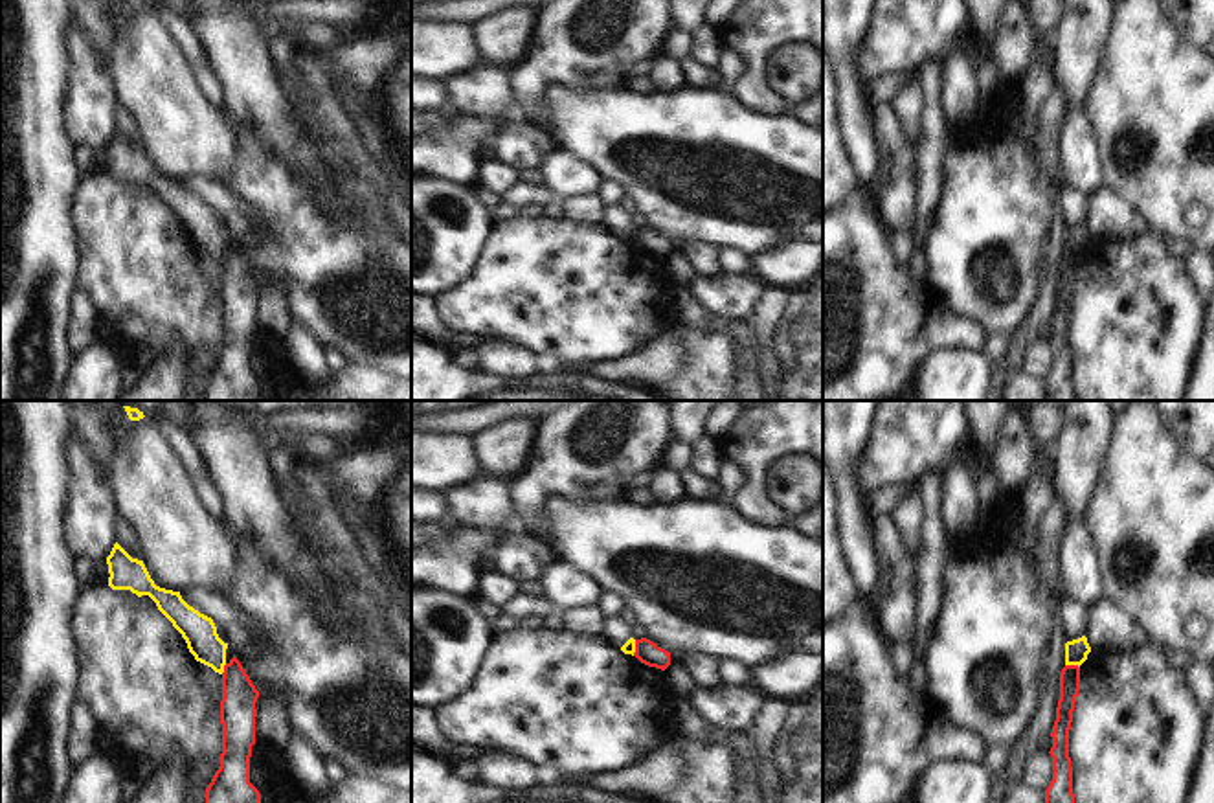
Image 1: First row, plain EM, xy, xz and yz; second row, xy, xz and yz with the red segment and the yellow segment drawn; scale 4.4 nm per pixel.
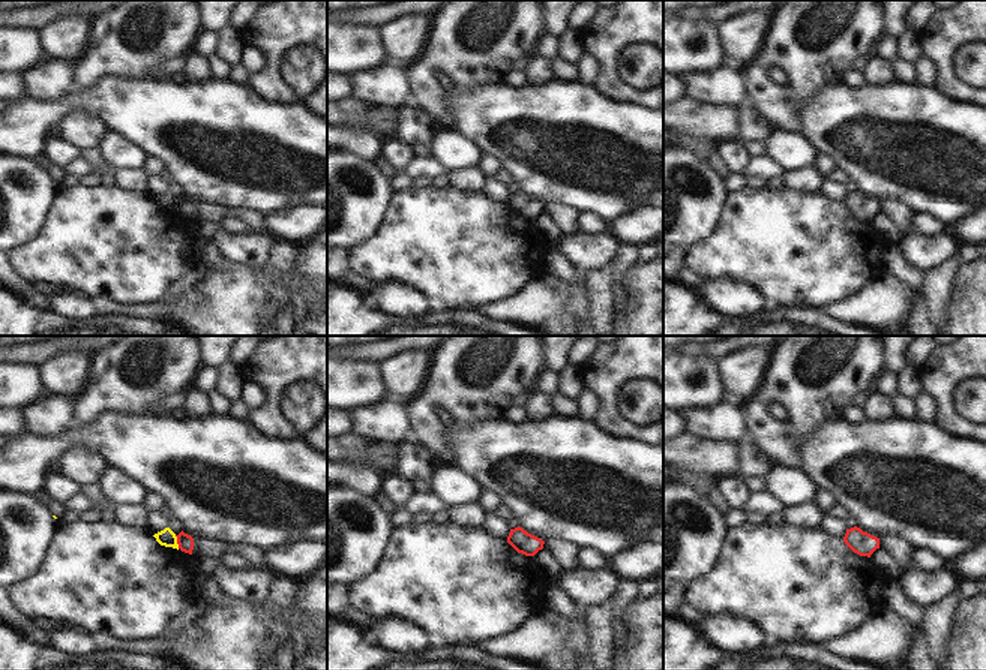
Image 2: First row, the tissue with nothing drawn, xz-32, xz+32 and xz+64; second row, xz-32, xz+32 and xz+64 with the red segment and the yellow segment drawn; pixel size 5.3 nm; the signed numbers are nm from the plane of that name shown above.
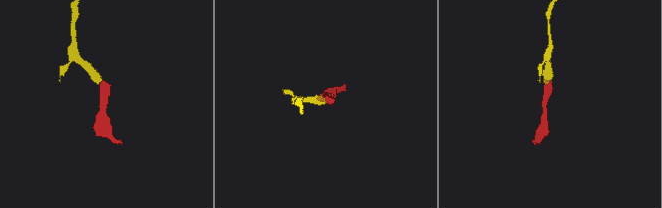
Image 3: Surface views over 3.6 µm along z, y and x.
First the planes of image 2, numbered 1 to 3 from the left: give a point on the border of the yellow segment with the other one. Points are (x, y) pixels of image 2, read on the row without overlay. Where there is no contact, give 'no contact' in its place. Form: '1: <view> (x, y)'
1: xz-32 (177, 206)
2: no contact
3: no contact

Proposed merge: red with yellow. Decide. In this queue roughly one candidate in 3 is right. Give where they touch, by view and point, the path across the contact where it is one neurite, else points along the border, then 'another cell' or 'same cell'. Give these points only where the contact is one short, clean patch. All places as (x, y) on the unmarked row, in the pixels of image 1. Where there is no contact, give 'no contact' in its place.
contact yz (1073, 254); border yz (1066, 252), (1079, 256); another cell

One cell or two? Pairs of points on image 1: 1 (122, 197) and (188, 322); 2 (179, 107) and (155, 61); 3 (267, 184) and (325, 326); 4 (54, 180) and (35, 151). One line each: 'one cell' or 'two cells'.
1: one cell
2: one cell
3: one cell
4: one cell

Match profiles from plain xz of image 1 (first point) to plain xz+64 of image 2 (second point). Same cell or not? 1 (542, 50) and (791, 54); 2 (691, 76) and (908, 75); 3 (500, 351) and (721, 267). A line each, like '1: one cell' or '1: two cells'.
1: one cell
2: one cell
3: two cells

